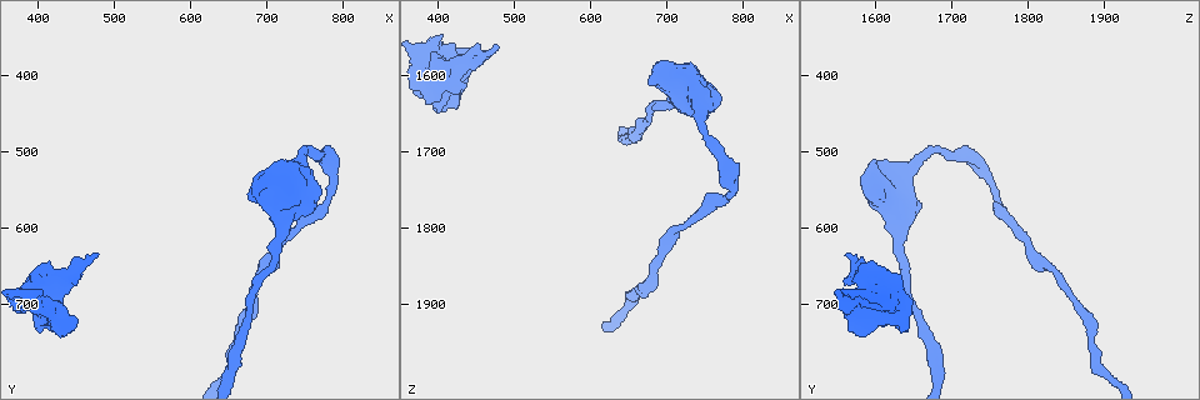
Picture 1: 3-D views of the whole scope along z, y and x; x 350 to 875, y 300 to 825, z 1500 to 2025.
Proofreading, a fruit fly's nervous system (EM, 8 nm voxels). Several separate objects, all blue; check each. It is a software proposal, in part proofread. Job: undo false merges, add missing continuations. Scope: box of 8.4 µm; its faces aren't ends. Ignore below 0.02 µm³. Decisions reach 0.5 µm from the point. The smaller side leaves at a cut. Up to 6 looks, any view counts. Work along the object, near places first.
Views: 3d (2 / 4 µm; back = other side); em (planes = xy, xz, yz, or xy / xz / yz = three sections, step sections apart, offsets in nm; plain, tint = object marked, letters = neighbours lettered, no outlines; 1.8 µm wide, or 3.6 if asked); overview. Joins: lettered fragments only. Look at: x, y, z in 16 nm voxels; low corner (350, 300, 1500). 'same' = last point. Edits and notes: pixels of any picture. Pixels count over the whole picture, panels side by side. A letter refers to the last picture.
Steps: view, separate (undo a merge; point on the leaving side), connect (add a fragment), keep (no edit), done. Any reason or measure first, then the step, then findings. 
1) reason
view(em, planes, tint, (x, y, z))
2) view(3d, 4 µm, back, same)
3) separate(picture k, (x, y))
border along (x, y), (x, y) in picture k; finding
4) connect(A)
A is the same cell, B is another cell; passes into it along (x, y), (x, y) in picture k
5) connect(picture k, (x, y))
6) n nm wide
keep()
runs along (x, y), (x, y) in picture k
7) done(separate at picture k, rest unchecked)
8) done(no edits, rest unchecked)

view(3d, 4 µm, (405, 735, 1630))

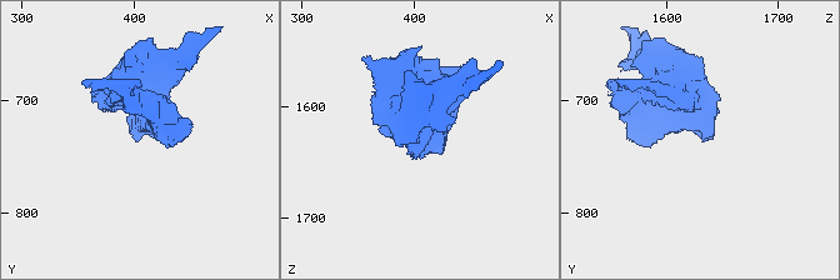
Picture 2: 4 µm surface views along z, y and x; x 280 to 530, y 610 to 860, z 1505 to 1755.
view(em, 3.6 µm, planes, plain, (404, 738, 1634))

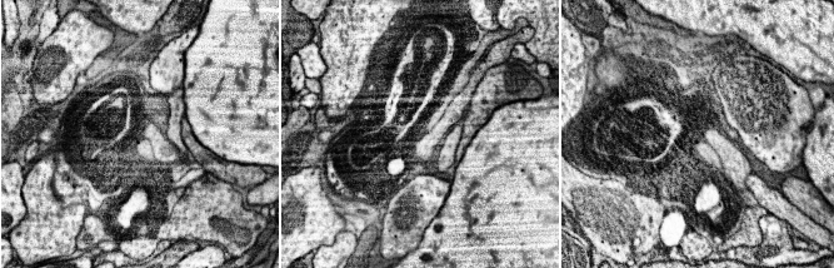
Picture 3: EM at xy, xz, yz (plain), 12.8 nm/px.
what lies round it
view(em, 3.6 µm, planes, letters, same)

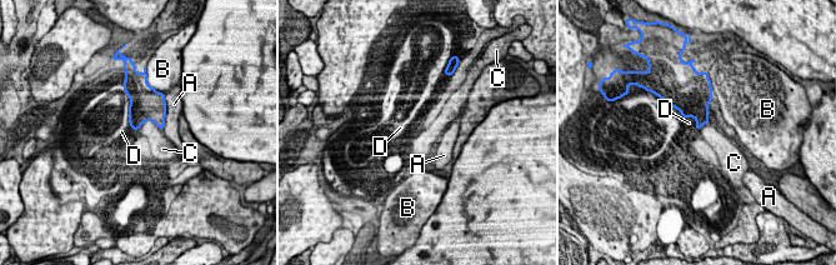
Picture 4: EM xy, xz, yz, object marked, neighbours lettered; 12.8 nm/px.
connect(D)
D is the same cell, A, B and C are other cells; passes into it along (145, 104), (129, 113), (121, 130) in picture 4; the neuron continues

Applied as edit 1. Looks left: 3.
view(overview)

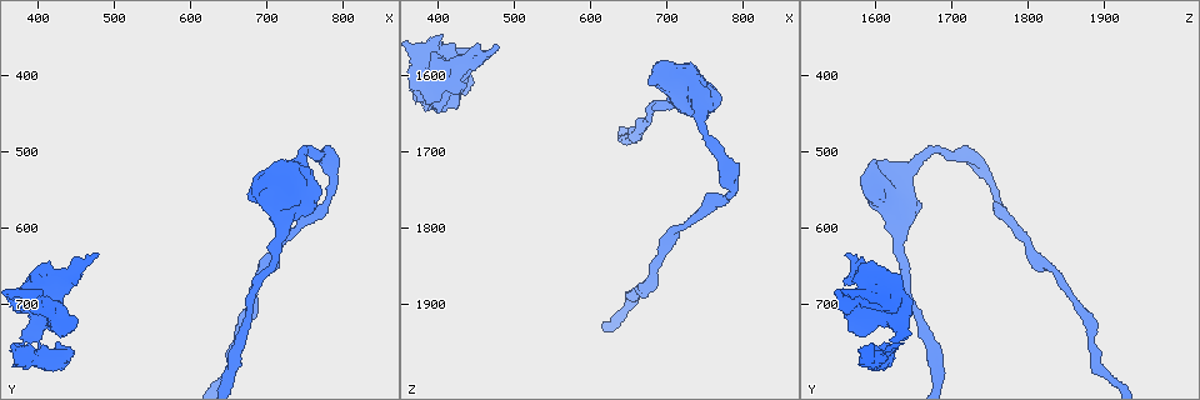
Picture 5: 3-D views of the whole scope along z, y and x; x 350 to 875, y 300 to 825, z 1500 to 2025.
branch stops here
view(em, planes, letters, (475, 635, 1560))

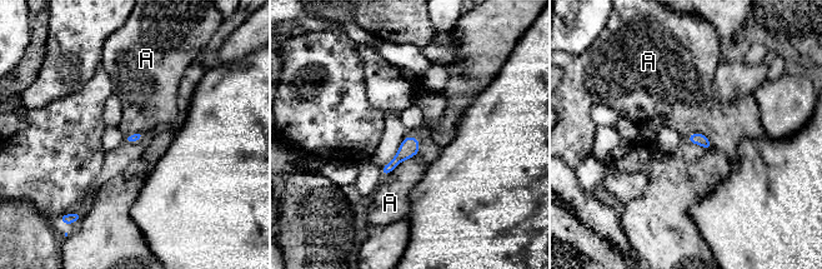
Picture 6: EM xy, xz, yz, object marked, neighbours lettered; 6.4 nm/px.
keep()
A is another cell; border along (416, 154), (401, 160), (382, 177) in picture 6; none of them fits

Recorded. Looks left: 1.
stops while still wide
view(em, 3.6 µm, planes, letters, (700, 575, 1605))

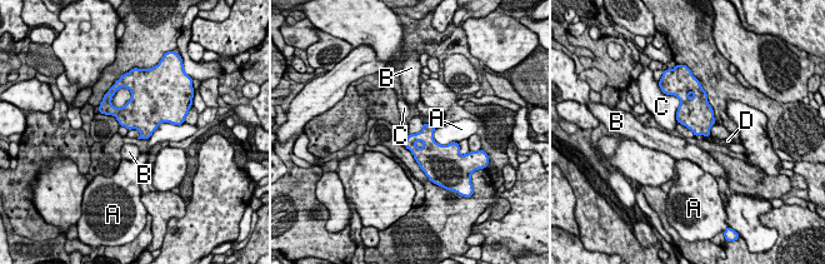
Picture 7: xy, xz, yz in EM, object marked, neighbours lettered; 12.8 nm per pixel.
keep()
A, B, C and D are other cells; border along (668, 94), (679, 100), (678, 121) in picture 7; no lettered fragment goes on from it

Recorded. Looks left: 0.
done(connect at picture 4, rest unchecked)

